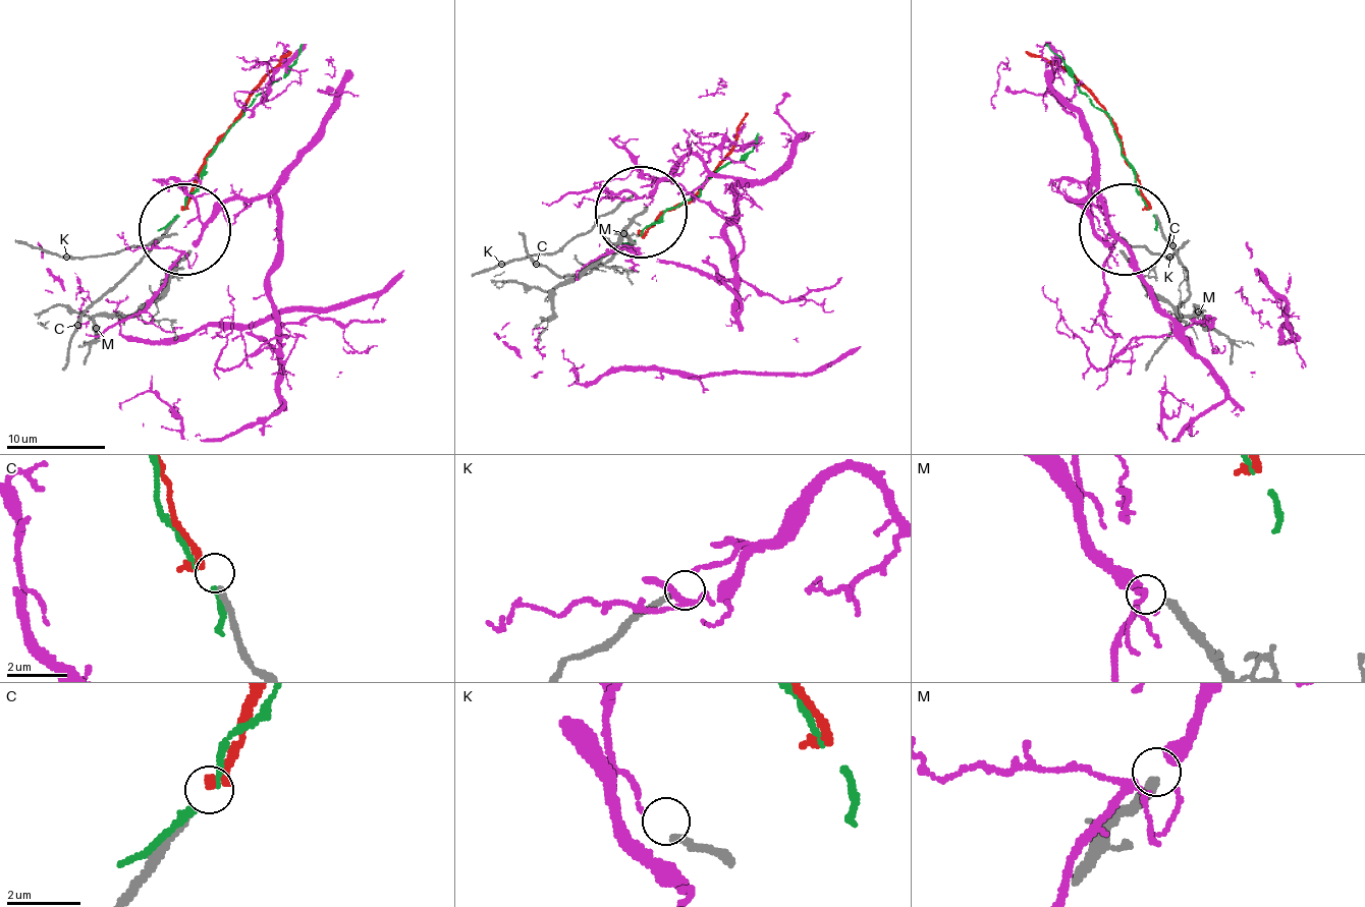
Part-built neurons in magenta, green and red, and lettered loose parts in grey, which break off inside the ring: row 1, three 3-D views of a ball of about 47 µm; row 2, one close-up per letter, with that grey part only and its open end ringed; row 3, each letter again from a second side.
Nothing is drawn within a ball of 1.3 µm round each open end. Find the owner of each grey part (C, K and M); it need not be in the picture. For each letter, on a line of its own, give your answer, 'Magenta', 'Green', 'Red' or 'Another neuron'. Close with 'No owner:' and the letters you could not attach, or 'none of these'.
C: Red
K: Another neuron
M: Magenta
No owner: K

